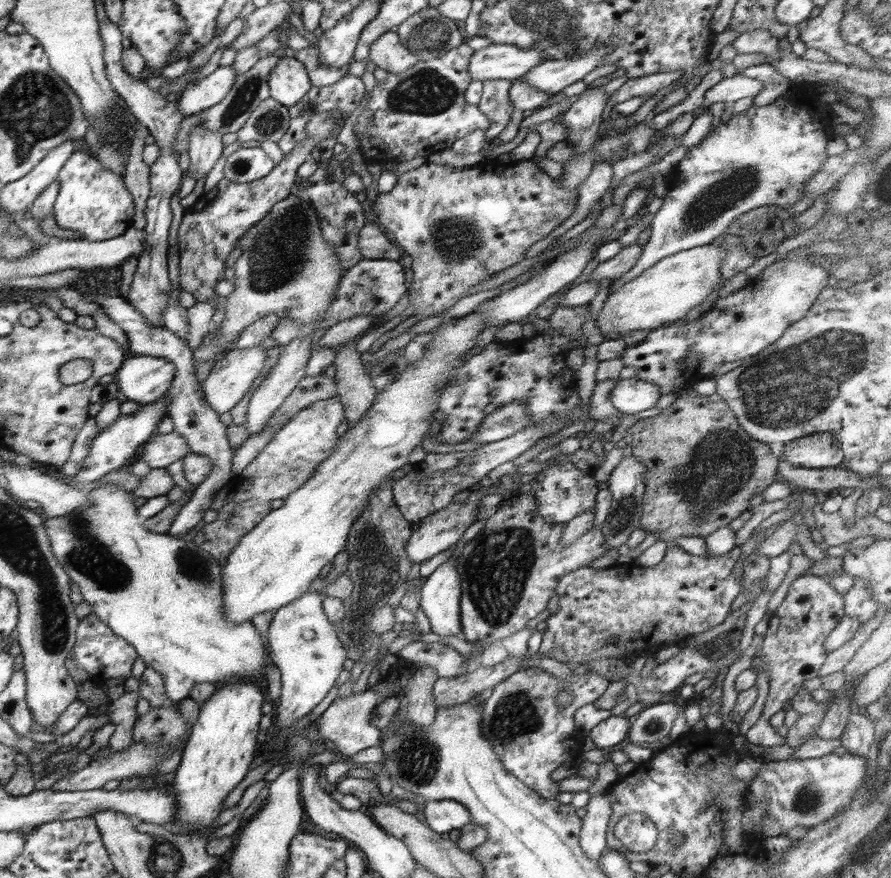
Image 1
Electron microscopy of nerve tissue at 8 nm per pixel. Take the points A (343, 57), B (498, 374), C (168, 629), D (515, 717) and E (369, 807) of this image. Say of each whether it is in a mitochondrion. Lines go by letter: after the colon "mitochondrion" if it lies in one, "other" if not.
A: other
B: other
C: other
D: mitochondrion
E: other

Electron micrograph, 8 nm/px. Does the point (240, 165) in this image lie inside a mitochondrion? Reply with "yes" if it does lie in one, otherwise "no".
yes

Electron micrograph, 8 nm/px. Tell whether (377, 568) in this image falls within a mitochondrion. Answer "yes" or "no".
yes

